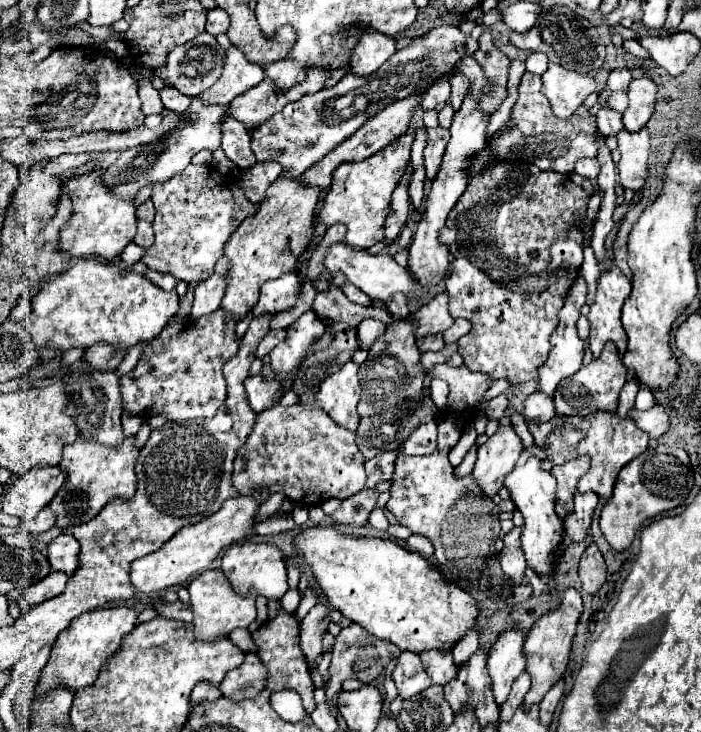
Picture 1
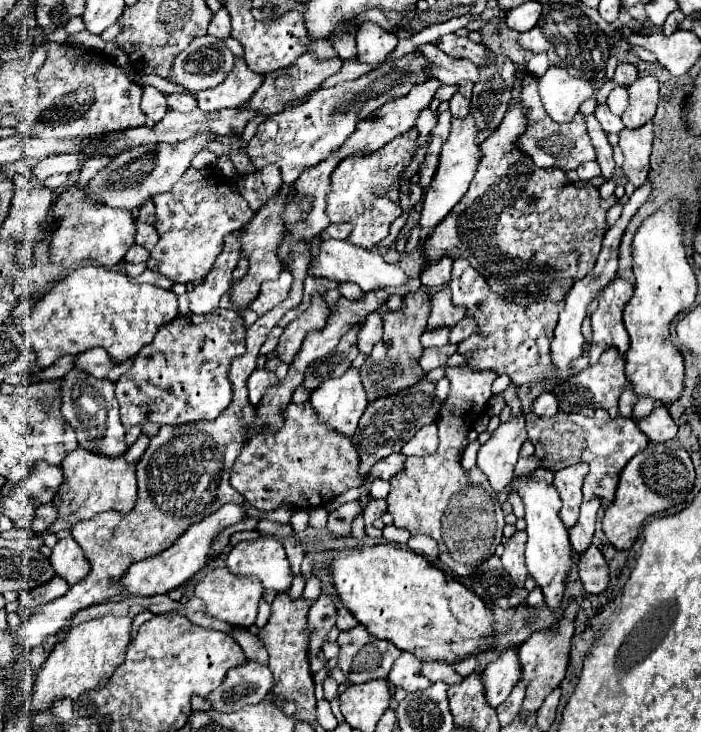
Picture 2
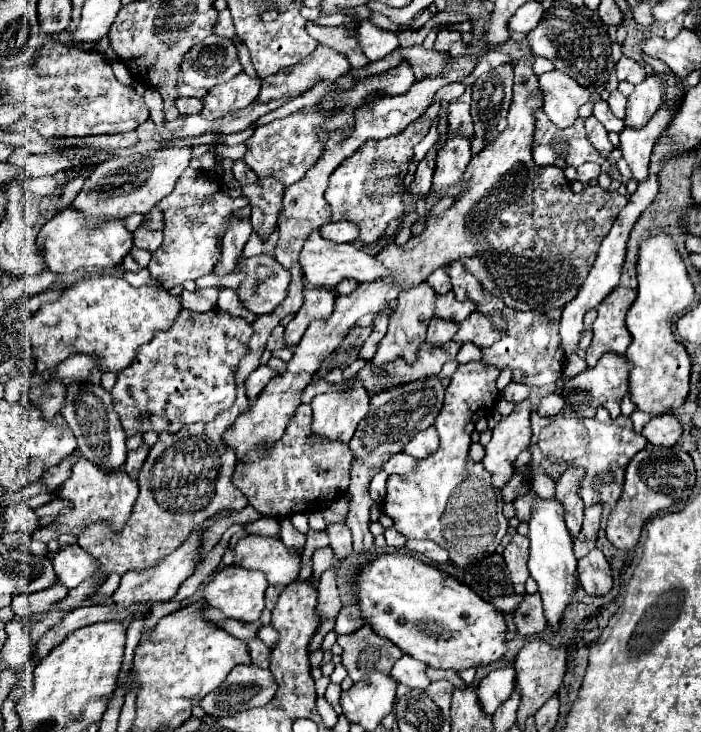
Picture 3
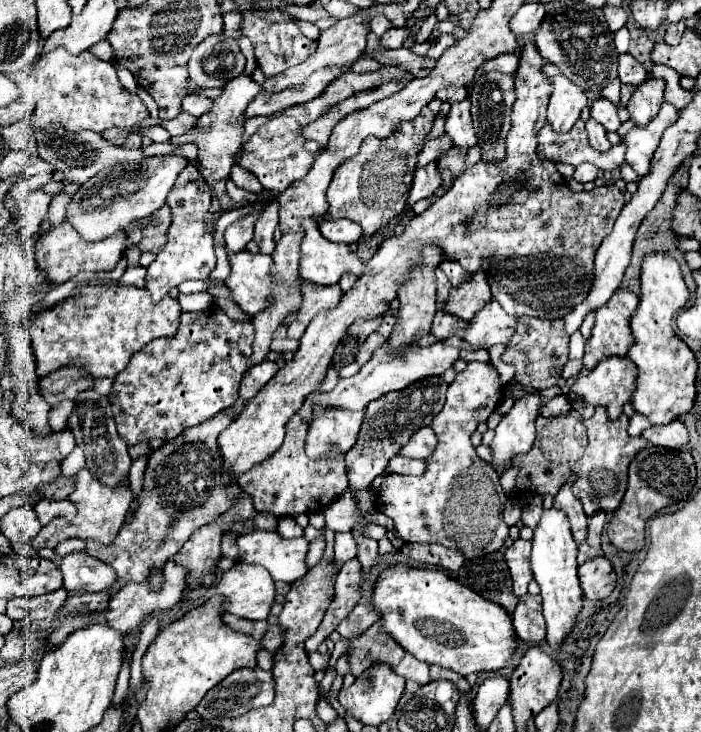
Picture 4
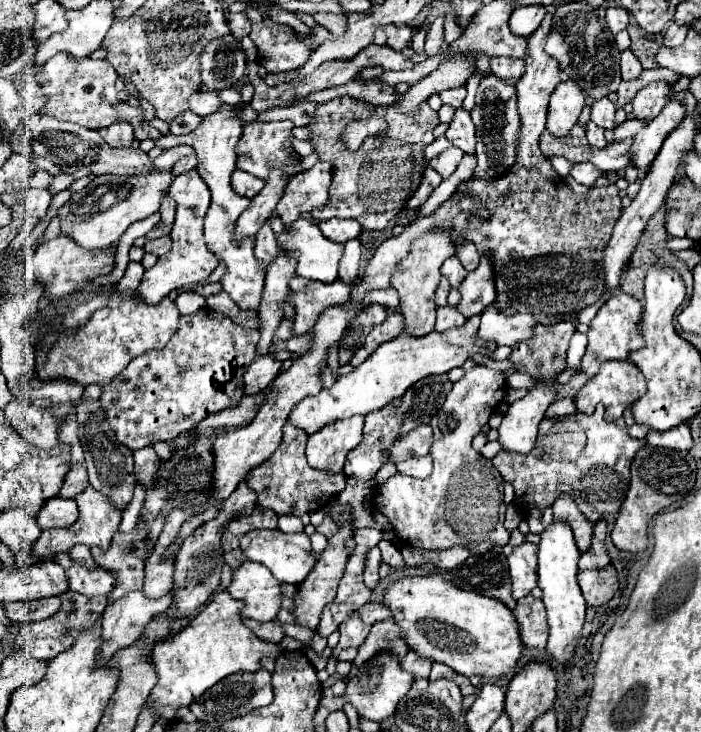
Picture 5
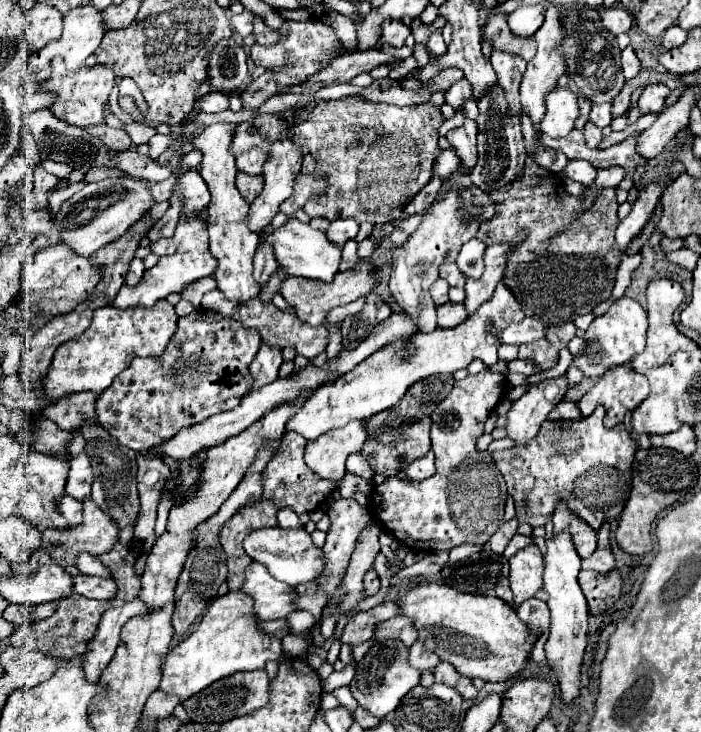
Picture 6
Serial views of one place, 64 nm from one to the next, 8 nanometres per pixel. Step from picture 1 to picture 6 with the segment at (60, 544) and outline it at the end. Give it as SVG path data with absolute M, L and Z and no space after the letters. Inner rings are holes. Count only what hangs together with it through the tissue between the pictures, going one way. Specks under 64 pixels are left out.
M86 574L74 576L74 592L86 598L110 600L116 596L116 590L118 588L112 578L98 578L98 576L86 576Z

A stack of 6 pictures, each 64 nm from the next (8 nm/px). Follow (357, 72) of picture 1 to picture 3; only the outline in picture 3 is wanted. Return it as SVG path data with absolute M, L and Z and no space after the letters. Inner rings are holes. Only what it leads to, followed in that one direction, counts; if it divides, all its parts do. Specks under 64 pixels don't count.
M358 6L342 12L345 15L351 15L360 19L358 26L358 42L364 52L364 56L374 62L384 56L388 56L392 50L398 48L398 36L394 32L376 28L369 20L370 10L367 6Z

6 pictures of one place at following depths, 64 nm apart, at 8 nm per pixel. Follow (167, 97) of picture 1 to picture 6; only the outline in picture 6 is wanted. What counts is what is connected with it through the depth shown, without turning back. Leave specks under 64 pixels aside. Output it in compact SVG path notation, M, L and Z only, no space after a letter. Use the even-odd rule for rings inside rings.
M210 92L210 94L206 94L206 96L202 96L202 98L198 100L198 108L200 108L202 112L208 112L208 114L222 112L222 110L228 108L228 98L226 98L226 94L222 94L222 92Z

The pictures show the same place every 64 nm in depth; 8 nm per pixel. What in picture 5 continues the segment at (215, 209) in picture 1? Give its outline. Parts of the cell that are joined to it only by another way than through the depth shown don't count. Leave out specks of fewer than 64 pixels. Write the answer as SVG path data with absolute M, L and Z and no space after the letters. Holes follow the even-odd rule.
M188 170L180 176L176 176L168 190L168 196L176 202L176 220L174 220L174 228L170 232L172 248L170 248L170 252L160 256L152 268L148 268L144 272L142 284L136 290L148 304L158 304L164 296L168 296L168 292L178 290L184 284L194 284L194 282L206 280L218 264L216 254L210 252L204 239L204 217L210 206L211 194L202 178L198 176L198 172Z

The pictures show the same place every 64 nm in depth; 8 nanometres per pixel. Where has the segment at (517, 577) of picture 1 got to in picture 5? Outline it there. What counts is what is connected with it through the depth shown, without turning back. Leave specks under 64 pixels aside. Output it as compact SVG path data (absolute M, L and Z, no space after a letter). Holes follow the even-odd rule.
M524 542L516 546L508 556L508 566L512 578L512 596L520 600L536 586L536 544Z

